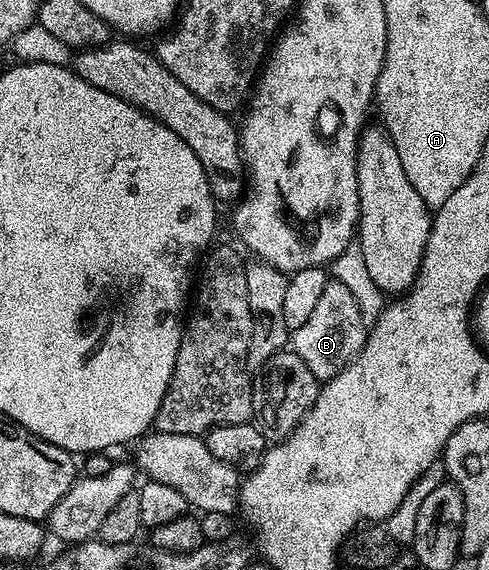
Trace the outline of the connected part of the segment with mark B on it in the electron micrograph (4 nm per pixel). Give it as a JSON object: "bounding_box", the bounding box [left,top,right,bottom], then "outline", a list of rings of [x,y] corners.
{"bounding_box":[291,278,367,382],"outline":[[[329,278],[326,279],[323,294],[307,322],[292,329],[291,350],[296,356],[303,358],[303,362],[307,362],[307,370],[315,374],[318,382],[324,382],[348,366],[365,345],[366,335],[367,326],[359,314],[359,308],[355,306],[355,298],[347,290],[347,286],[343,286],[343,282]]]}

